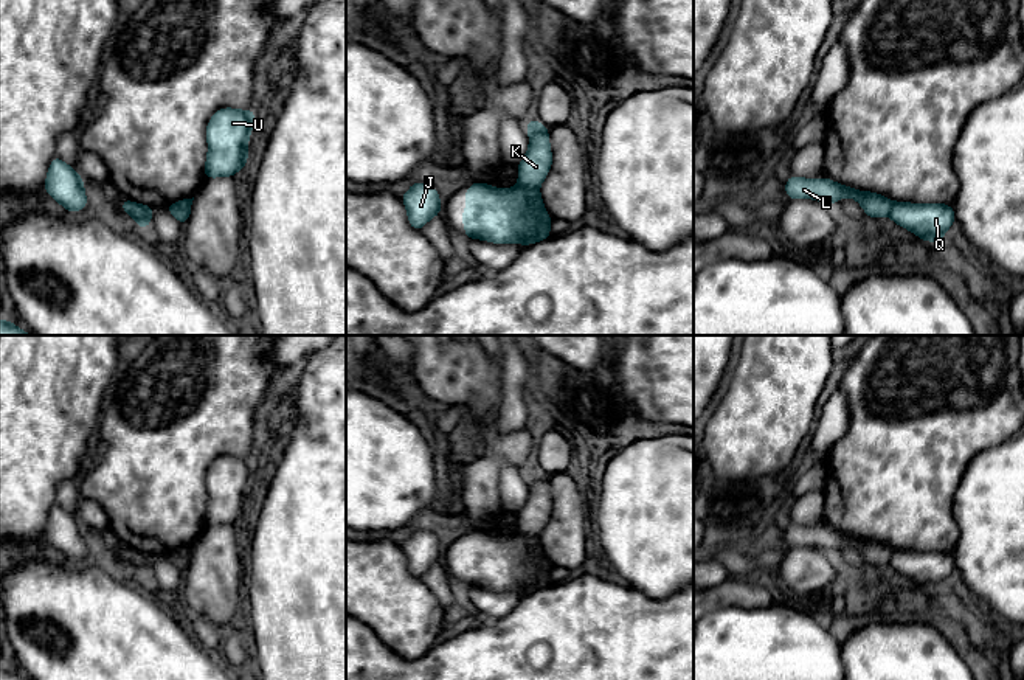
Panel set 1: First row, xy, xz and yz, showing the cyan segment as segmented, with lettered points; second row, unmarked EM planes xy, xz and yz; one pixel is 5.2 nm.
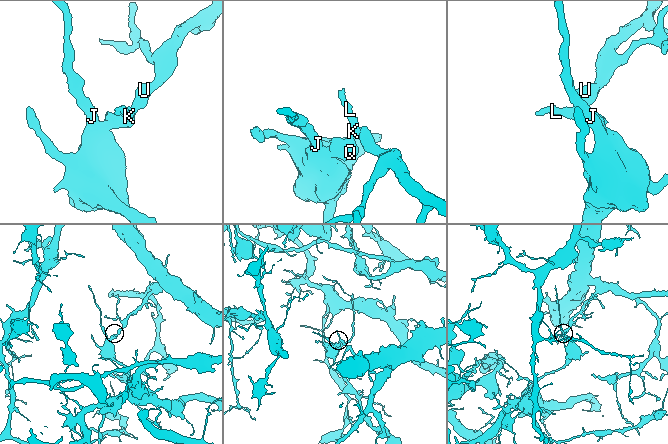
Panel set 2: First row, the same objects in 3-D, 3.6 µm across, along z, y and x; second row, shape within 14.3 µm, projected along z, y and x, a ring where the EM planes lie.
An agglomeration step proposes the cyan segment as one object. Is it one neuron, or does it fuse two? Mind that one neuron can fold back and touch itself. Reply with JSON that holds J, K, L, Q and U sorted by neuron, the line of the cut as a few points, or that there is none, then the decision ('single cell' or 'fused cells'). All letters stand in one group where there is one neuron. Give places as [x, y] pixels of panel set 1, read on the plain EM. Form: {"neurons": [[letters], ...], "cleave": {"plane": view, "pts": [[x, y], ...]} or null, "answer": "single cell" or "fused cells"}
{"neurons": [["J", "Q"], ["K", "L", "U"]], "cleave": {"plane": "xz", "pts": [[518, 531], [537, 536]]}, "answer": "fused cells"}

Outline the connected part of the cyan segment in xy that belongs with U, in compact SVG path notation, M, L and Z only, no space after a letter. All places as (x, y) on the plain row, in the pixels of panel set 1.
M219 456L206 474L208 503L205 526L233 525L247 515L248 486L256 460L240 456Z

